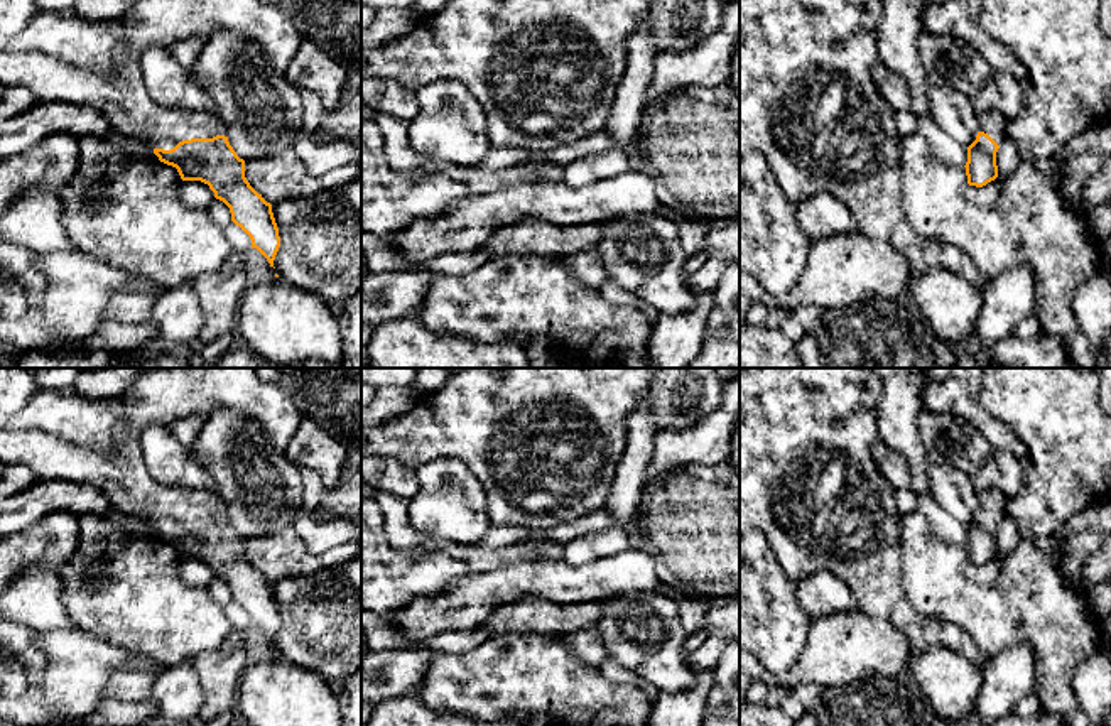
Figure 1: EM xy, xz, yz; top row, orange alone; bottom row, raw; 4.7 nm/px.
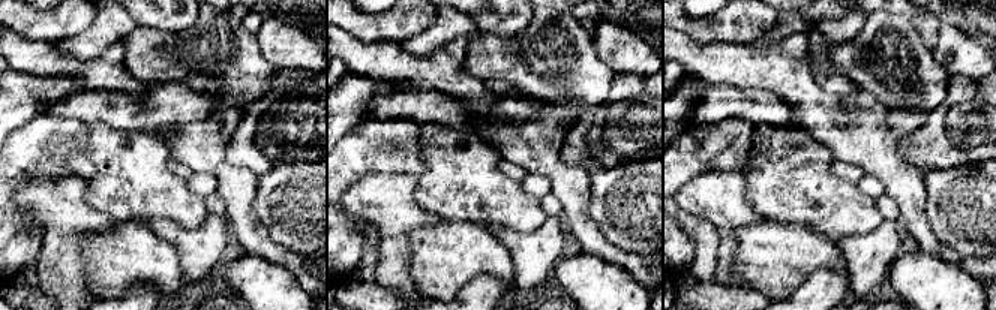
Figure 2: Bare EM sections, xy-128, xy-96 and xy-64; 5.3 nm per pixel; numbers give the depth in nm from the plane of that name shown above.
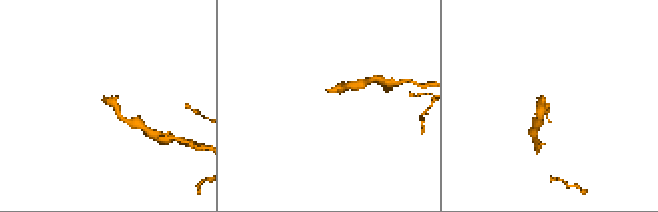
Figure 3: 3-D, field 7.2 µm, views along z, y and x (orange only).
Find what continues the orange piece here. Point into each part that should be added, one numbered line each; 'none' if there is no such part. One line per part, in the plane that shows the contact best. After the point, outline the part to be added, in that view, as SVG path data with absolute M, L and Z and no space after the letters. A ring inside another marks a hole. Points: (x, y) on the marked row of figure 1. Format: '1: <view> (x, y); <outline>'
1: xy (122, 97); M117 46L111 59L111 73L100 76L42 52L0 51L0 83L3 86L25 86L41 101L62 101L71 106L95 108L118 132L152 149L171 150L182 140L228 137L231 128L216 113L165 108L154 101L144 83L140 54L130 46Z

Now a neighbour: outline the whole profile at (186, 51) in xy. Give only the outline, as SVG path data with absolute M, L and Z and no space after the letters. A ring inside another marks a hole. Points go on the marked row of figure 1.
M198 35L181 39L174 44L172 54L184 69L191 69L204 44L206 41Z

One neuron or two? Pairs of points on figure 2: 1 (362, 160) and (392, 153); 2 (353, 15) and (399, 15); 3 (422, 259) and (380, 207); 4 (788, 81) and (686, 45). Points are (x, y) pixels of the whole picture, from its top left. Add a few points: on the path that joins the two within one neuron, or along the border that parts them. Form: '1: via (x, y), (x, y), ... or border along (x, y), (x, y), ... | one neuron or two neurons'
1: via (369, 153), (384, 153) | one neuron
2: via (365, 21), (387, 21) | one neuron
3: border along (438, 222), (416, 226), (410, 232), (413, 277) | two neurons
4: via (762, 69), (711, 62) | one neuron

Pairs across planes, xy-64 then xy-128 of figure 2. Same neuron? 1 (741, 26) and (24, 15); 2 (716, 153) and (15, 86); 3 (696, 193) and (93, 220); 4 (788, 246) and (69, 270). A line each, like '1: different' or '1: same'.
1: same
2: different
3: same
4: different

